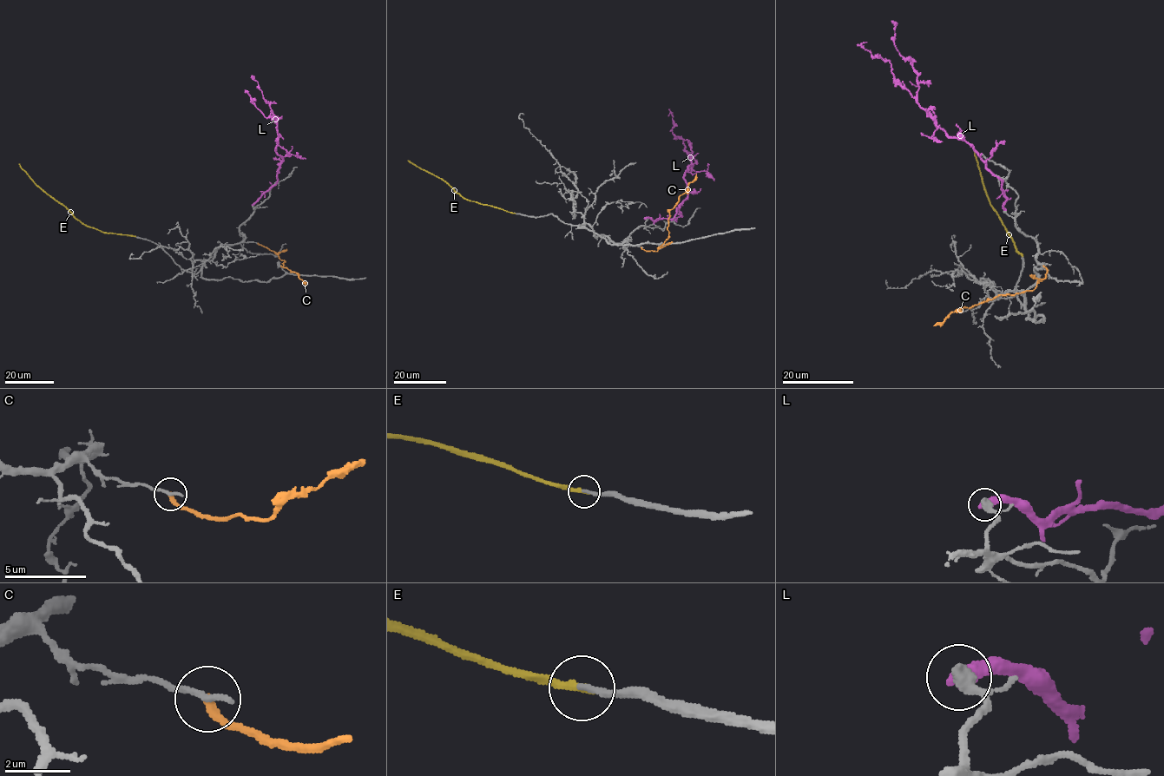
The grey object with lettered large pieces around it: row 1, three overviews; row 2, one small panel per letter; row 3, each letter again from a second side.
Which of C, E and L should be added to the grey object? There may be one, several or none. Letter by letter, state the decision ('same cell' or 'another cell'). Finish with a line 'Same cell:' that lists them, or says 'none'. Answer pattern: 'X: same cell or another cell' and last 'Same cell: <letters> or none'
C: another cell
E: another cell
L: another cell
Same cell: none

